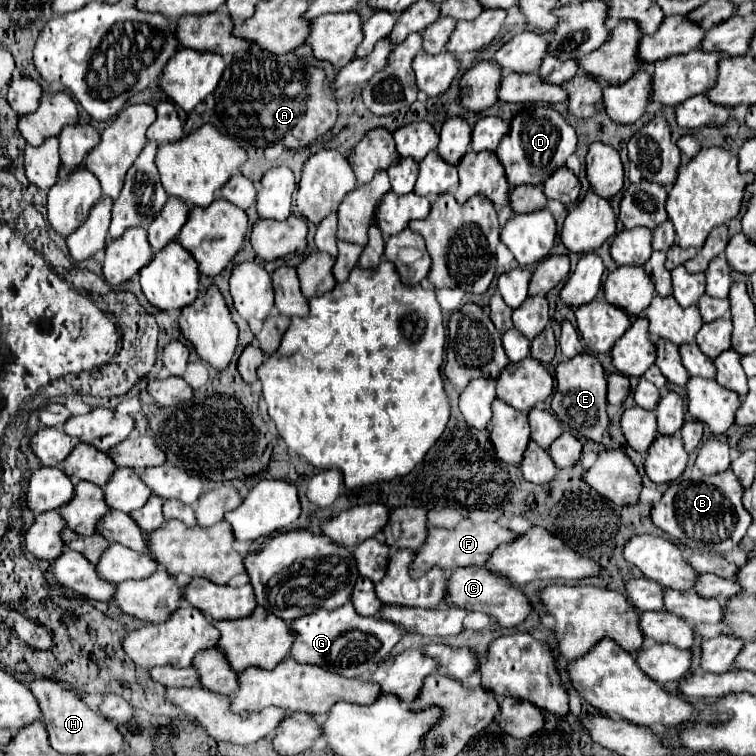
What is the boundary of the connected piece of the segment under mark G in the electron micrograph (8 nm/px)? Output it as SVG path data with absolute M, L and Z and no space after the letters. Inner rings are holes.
M352 603L332 611L320 609L312 615L298 617L290 629L294 633L294 645L290 647L290 657L294 661L304 665L318 665L342 677L368 677L402 637L398 625L378 617L360 617Z

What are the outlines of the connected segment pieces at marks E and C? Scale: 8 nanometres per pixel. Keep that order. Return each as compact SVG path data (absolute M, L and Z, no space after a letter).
M582 353L574 359L562 361L556 367L556 393L552 397L552 411L558 417L558 421L574 435L602 443L610 425L606 413L606 387L608 381L598 357Z
M484 567L454 569L454 573L448 577L448 581L450 581L450 597L446 597L446 605L462 607L462 609L468 609L468 611L488 613L502 627L520 625L528 617L528 613L532 611L532 607L528 605L528 599L524 597L524 593L520 589L512 587L506 579L502 581L502 577L496 577L494 573L490 573Z

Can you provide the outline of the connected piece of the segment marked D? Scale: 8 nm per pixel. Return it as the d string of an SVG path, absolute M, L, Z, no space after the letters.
M530 107L512 119L510 133L498 145L498 159L506 169L506 179L512 187L544 183L554 169L562 167L576 151L576 133L564 121L564 117L550 107Z

